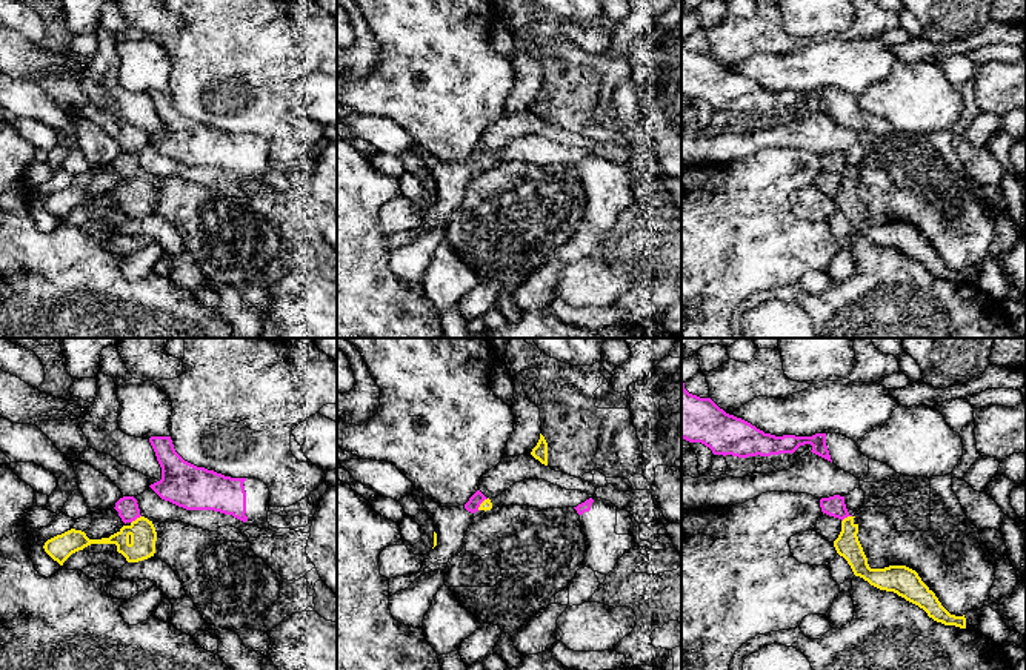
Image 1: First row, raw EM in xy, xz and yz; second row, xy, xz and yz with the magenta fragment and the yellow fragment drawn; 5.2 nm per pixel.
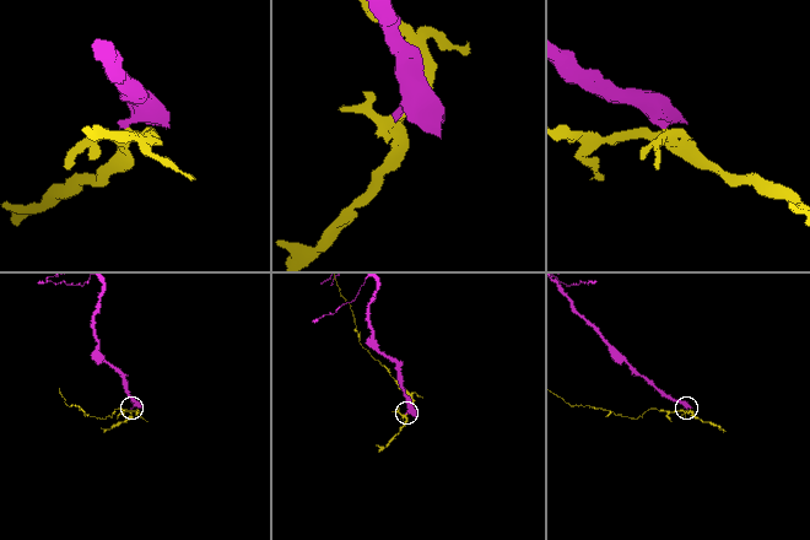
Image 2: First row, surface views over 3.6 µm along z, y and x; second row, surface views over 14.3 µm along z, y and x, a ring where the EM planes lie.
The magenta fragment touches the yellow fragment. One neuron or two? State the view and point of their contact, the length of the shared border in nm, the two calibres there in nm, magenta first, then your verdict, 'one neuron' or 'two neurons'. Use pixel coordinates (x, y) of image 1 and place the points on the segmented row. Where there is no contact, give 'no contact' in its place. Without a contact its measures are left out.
meets magenta in xy at (136, 518); contact 70 nm long; 110 nm thick on the magenta side, 140 nm on the other; two neurons

